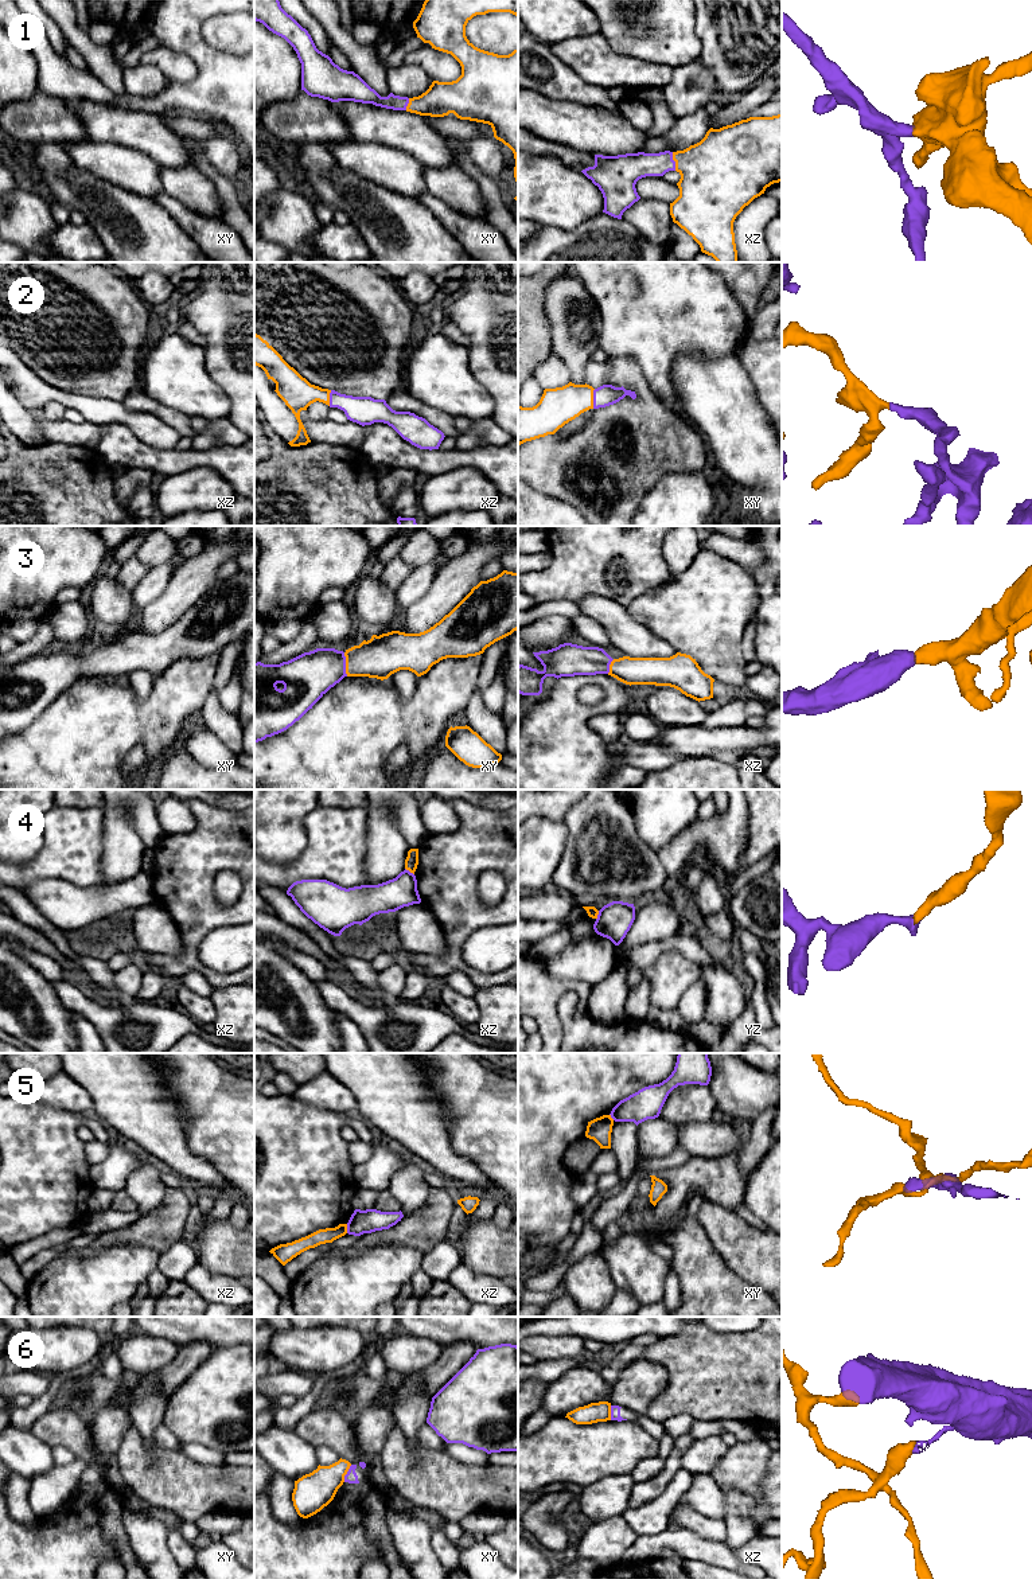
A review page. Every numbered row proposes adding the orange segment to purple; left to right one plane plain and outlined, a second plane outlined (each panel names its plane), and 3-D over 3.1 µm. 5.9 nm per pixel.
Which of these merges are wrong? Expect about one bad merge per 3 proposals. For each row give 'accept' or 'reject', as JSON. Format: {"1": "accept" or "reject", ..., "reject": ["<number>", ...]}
{"1": "accept", "2": "accept", "3": "accept", "4": "reject", "5": "reject", "6": "reject", "reject": ["4", "5", "6"]}

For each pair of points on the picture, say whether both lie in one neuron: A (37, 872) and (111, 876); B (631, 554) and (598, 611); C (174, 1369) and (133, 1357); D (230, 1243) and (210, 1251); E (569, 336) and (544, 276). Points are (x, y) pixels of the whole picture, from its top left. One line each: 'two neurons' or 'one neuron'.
A: two neurons
B: two neurons
C: two neurons
D: one neuron
E: two neurons

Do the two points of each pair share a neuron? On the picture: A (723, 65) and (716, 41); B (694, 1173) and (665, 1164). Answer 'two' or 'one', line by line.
A: one
B: two

